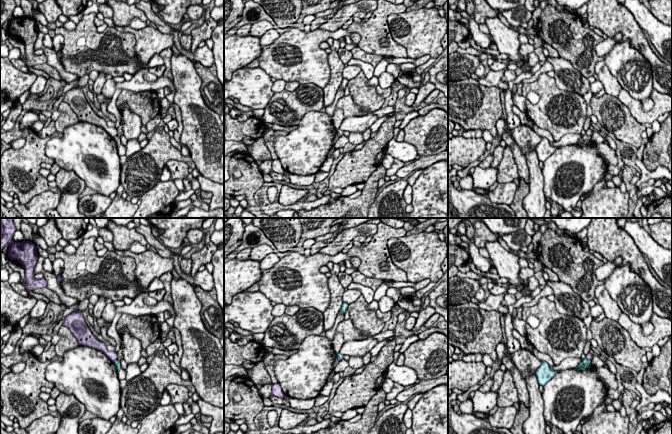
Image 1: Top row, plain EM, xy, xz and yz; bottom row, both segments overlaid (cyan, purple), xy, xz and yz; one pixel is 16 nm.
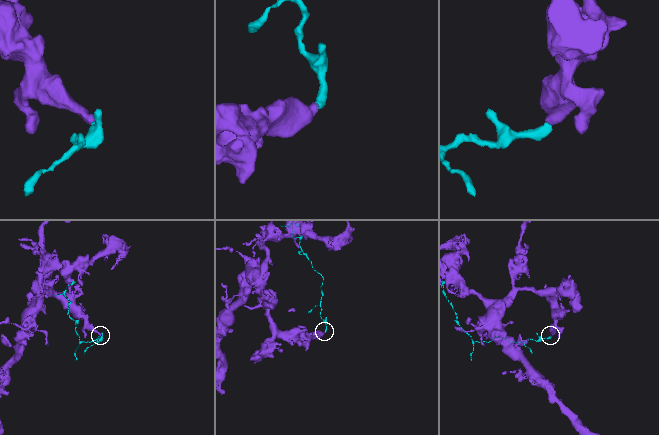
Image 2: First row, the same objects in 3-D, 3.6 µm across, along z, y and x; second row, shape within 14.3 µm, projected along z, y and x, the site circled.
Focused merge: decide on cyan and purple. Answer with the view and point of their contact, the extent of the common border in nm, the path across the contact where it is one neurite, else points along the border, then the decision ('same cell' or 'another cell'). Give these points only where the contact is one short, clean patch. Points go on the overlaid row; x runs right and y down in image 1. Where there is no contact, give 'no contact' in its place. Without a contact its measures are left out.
yz (587, 359) | 120 nm | along yz (585, 357), (590, 361) | another cell

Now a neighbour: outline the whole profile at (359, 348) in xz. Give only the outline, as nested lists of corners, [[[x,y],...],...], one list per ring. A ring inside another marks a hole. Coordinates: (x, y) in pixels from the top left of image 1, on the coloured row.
[[[374,336],[367,337],[363,340],[349,340],[343,344],[339,353],[348,356],[363,357],[366,353],[370,352],[377,343],[378,341]]]

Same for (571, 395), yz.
[[[589,366],[584,370],[560,370],[544,386],[542,398],[544,402],[544,419],[546,423],[556,426],[563,425],[563,434],[575,434],[577,426],[583,418],[591,416],[607,396],[607,387],[595,371],[596,367]]]

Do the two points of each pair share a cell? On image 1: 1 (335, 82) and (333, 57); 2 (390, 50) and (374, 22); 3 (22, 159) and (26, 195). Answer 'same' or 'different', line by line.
1: same
2: same
3: same

